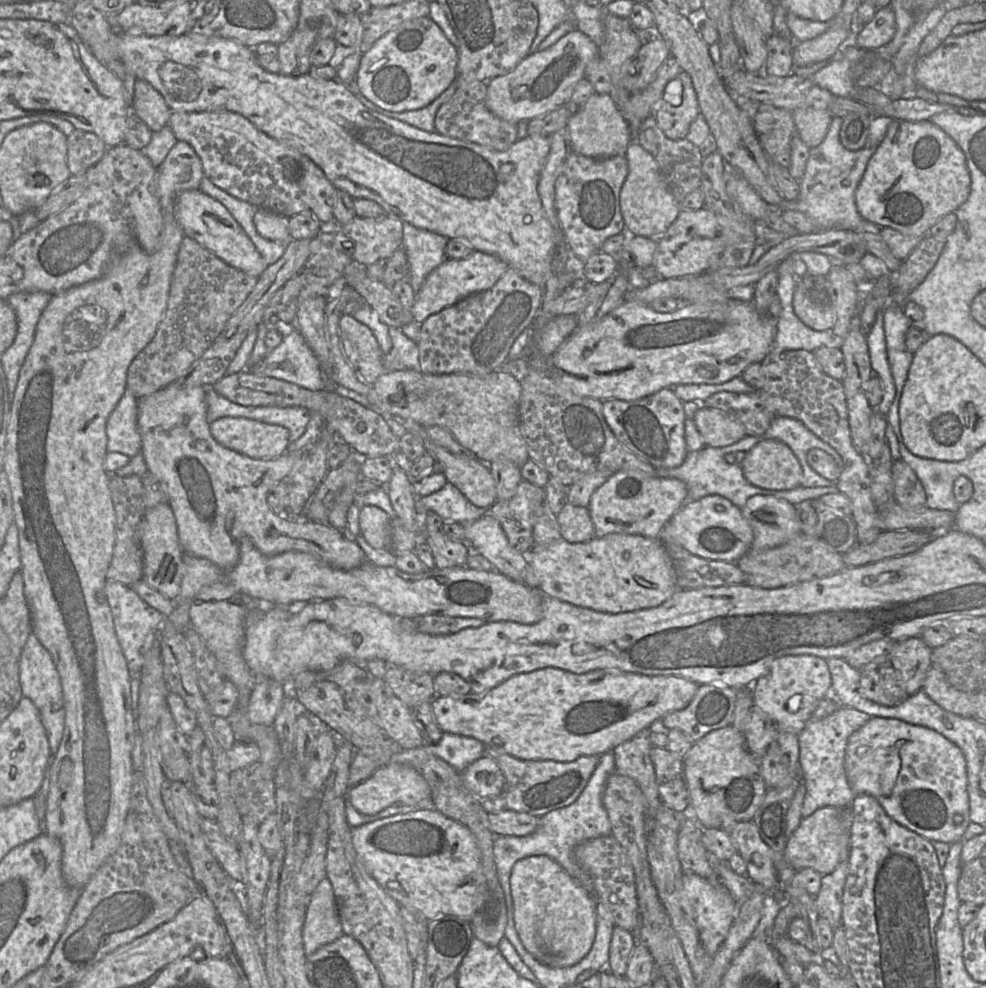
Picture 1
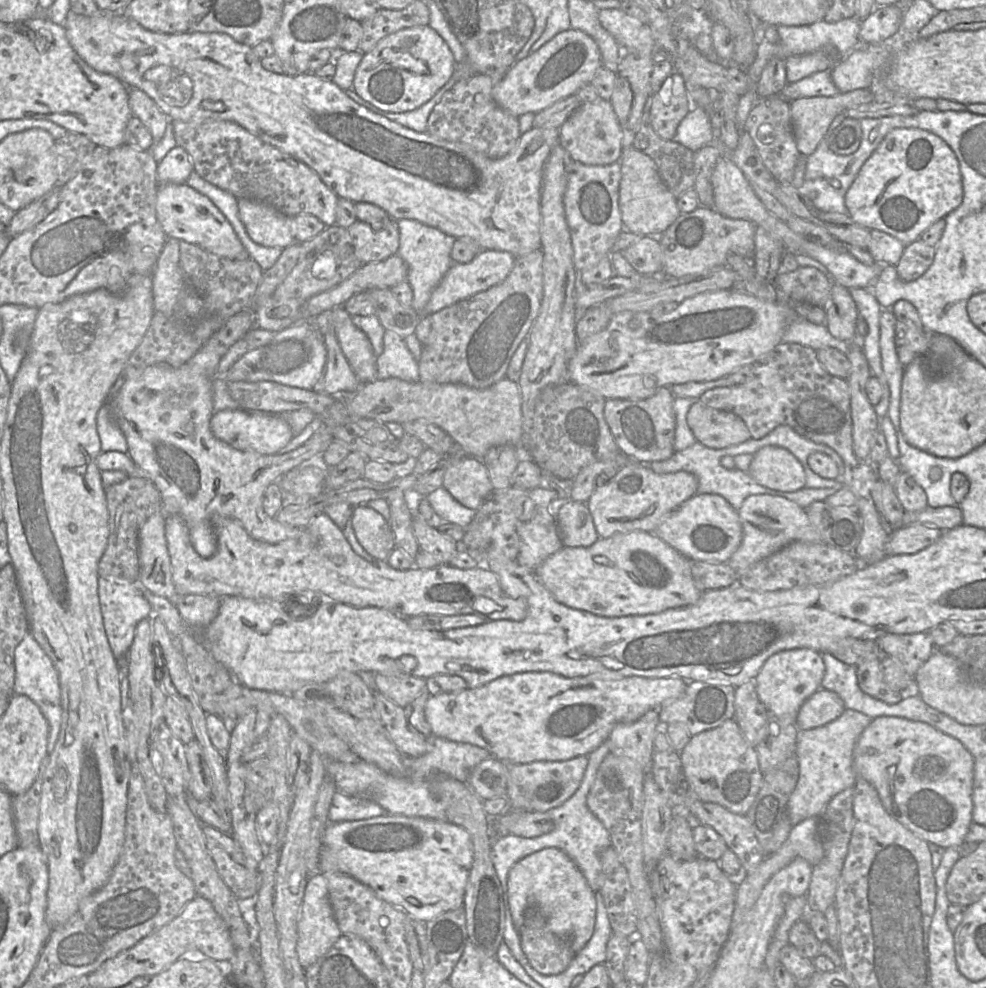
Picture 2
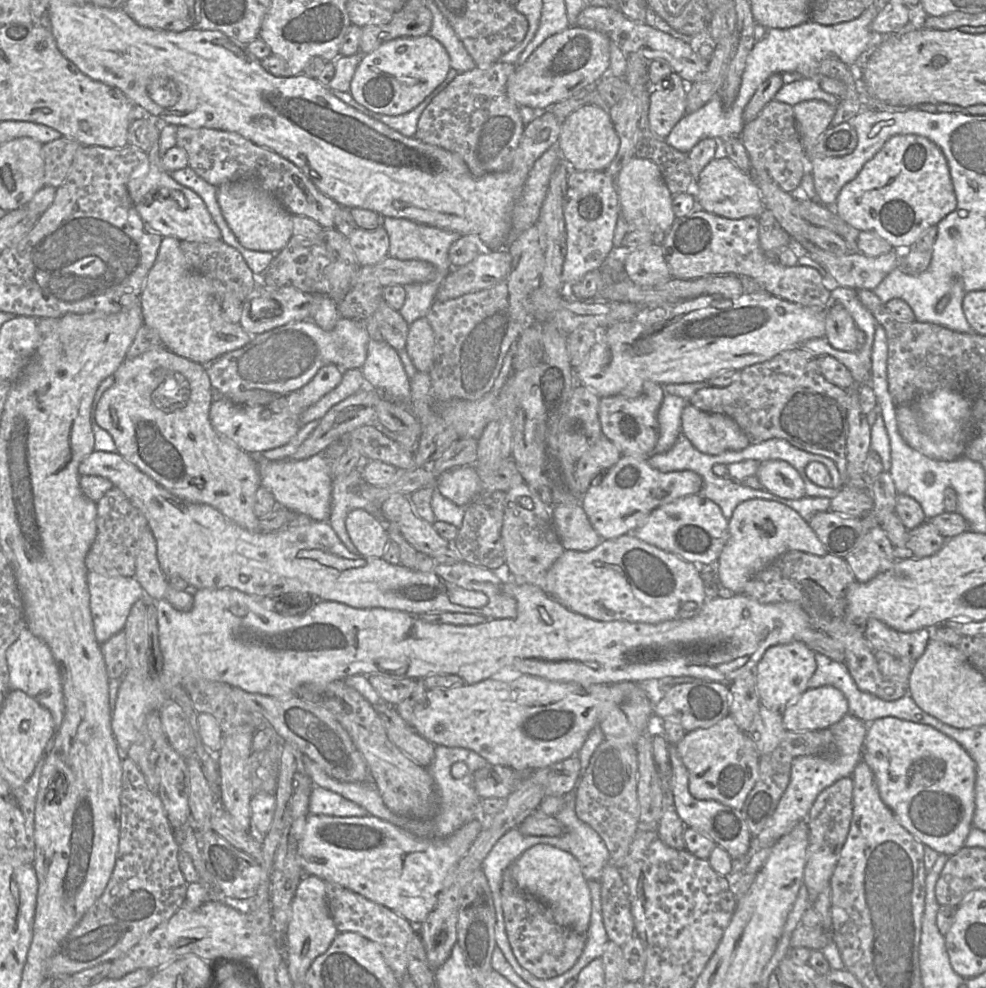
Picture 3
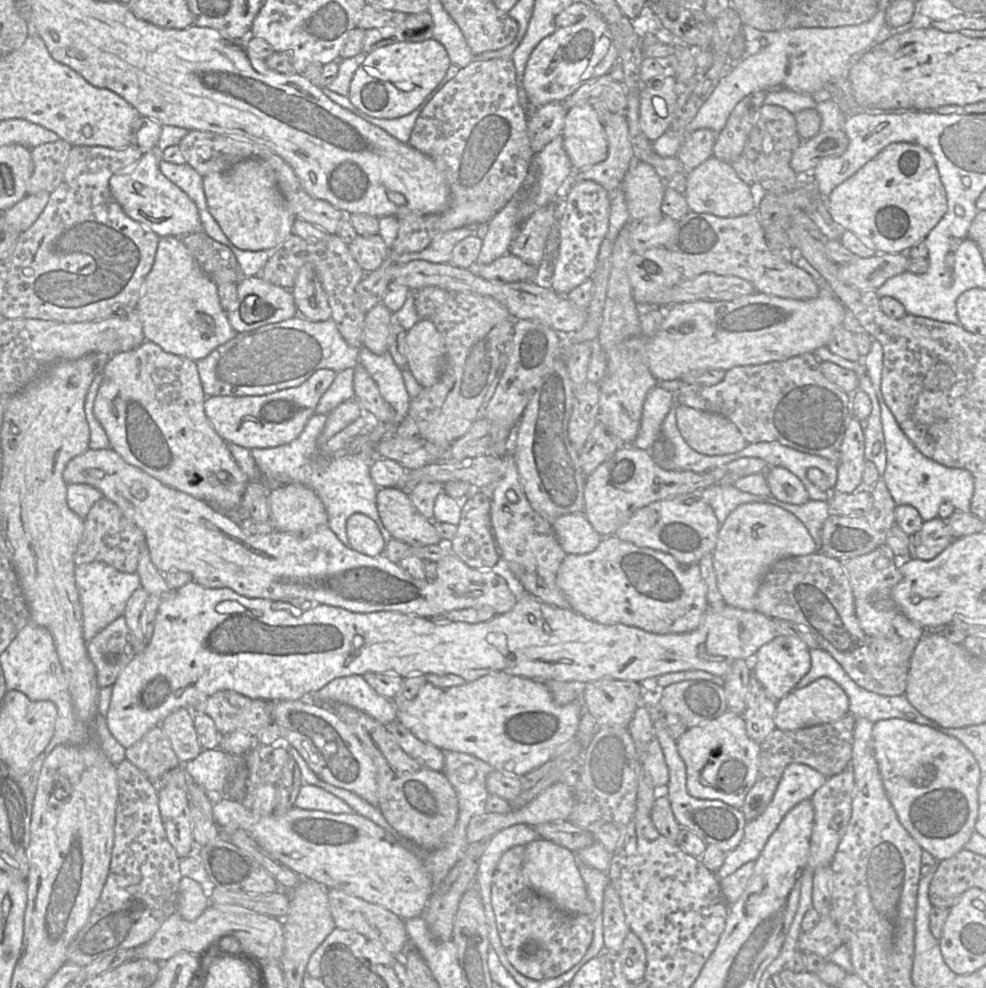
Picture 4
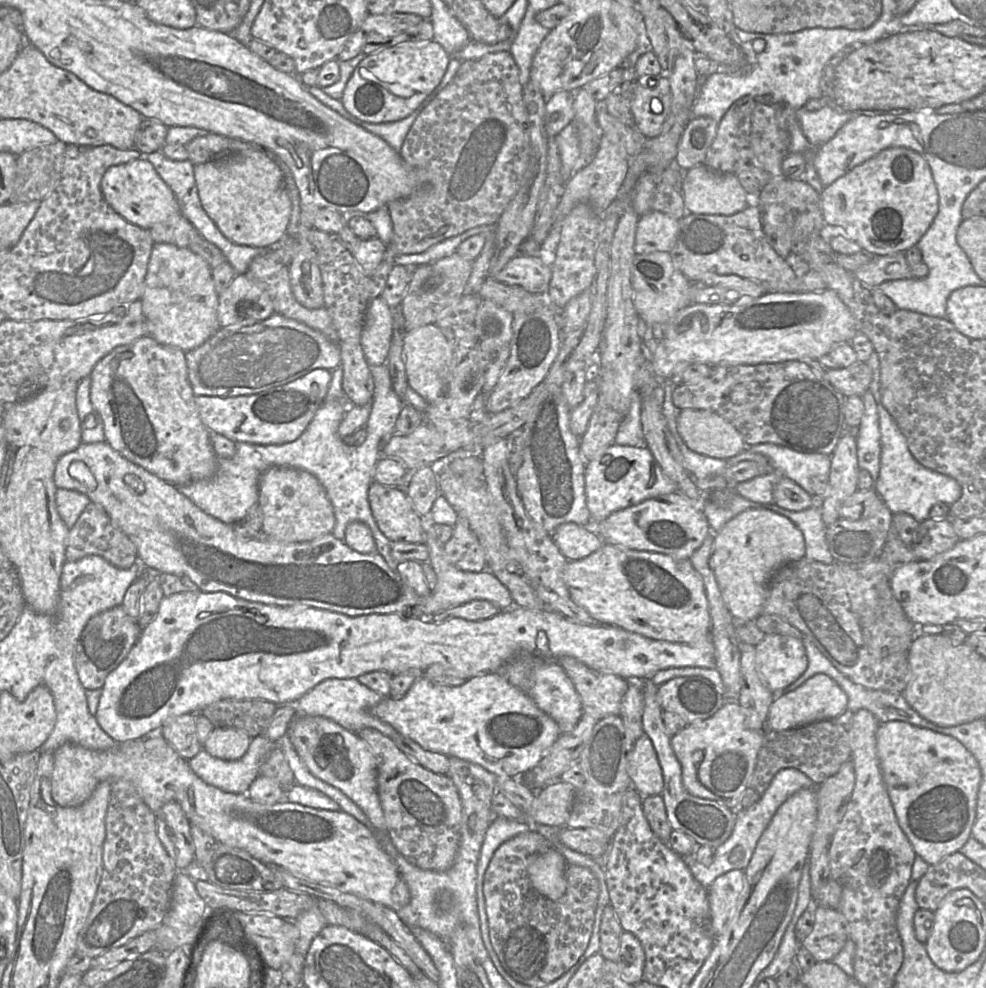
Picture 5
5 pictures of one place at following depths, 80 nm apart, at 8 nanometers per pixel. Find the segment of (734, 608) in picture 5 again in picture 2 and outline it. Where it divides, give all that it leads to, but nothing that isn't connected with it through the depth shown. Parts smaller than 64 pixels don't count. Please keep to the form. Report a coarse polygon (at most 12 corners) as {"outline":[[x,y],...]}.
{"outline":[[752,495],[737,512],[737,574],[792,542],[824,543],[805,509]]}

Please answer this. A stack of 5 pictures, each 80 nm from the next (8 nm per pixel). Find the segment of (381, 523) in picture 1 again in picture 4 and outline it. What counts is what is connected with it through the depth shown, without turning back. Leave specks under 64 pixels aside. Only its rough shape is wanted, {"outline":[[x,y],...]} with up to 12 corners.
{"outline":[[370,517],[346,522],[351,548],[367,556],[384,554],[384,538]]}

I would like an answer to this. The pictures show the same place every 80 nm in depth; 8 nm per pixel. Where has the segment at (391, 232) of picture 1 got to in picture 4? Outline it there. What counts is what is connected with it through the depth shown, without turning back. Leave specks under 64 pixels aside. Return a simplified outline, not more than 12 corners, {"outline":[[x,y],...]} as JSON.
{"outline":[[379,234],[357,235],[348,248],[365,273],[388,255]]}

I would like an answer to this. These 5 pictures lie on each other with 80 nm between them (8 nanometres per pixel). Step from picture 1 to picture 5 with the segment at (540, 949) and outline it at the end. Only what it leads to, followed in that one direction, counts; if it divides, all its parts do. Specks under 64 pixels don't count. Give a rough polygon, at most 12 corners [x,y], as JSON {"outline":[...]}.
{"outline":[[555,848],[528,867],[533,887],[551,900],[567,887],[565,857]]}

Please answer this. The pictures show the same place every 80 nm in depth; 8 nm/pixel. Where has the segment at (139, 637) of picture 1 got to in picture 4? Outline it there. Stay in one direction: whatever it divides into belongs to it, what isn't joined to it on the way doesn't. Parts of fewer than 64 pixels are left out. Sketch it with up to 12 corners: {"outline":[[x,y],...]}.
{"outline":[[103,562],[75,567],[90,642],[124,615],[137,573]]}

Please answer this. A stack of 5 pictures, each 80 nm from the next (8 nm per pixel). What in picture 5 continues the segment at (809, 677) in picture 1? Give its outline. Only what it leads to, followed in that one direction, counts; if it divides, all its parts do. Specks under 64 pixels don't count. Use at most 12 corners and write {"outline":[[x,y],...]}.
{"outline":[[765,634],[755,653],[771,691],[808,665],[802,641]]}

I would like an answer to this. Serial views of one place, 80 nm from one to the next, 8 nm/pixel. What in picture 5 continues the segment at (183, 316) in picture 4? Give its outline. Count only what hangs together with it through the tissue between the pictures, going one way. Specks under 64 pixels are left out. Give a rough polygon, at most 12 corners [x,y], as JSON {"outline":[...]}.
{"outline":[[155,243],[146,334],[184,352],[220,328],[211,267]]}

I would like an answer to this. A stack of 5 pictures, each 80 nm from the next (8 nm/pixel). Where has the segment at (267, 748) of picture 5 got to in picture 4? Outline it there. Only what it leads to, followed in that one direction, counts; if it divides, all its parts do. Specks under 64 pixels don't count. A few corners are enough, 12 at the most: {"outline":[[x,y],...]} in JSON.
{"outline":[[202,749],[183,765],[190,781],[213,797],[226,796],[238,760]]}

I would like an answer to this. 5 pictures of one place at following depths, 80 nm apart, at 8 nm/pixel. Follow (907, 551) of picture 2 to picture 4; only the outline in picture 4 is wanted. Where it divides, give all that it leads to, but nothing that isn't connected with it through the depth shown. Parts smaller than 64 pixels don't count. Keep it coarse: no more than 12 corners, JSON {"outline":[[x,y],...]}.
{"outline":[[945,520],[923,521],[909,558],[932,560],[954,539]]}

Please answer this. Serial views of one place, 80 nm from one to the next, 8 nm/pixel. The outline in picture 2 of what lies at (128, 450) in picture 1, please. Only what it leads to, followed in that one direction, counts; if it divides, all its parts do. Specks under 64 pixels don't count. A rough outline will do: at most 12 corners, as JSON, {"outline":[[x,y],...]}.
{"outline":[[114,399],[96,418],[101,450],[127,453],[126,438],[113,417]]}

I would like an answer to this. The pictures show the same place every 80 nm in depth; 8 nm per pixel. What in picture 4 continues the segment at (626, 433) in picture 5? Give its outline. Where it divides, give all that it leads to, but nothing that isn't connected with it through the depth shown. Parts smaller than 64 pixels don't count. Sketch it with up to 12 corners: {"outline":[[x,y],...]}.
{"outline":[[661,385],[644,401],[631,445],[650,450],[662,438],[672,392]]}

